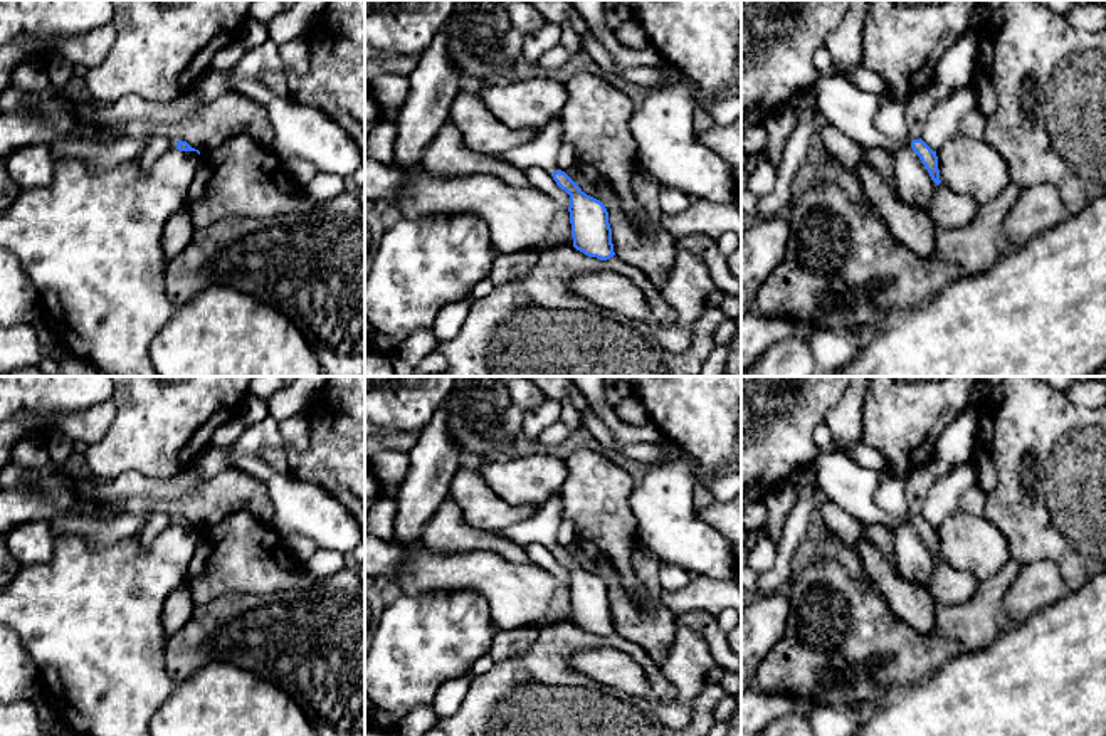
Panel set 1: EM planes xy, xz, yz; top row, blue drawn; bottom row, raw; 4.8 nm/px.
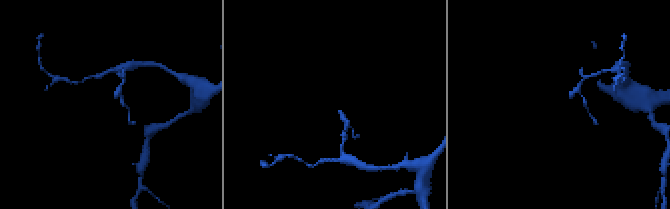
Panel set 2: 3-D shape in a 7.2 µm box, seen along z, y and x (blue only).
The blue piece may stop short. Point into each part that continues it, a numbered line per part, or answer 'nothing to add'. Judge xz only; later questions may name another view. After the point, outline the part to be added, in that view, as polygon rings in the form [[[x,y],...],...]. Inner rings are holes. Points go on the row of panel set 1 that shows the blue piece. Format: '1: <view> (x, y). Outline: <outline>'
1: xz (542, 152). Outline: [[[555,118],[535,139],[503,153],[499,158],[523,171],[538,166],[548,173],[555,173],[558,170],[556,158],[561,145],[561,123]]]

